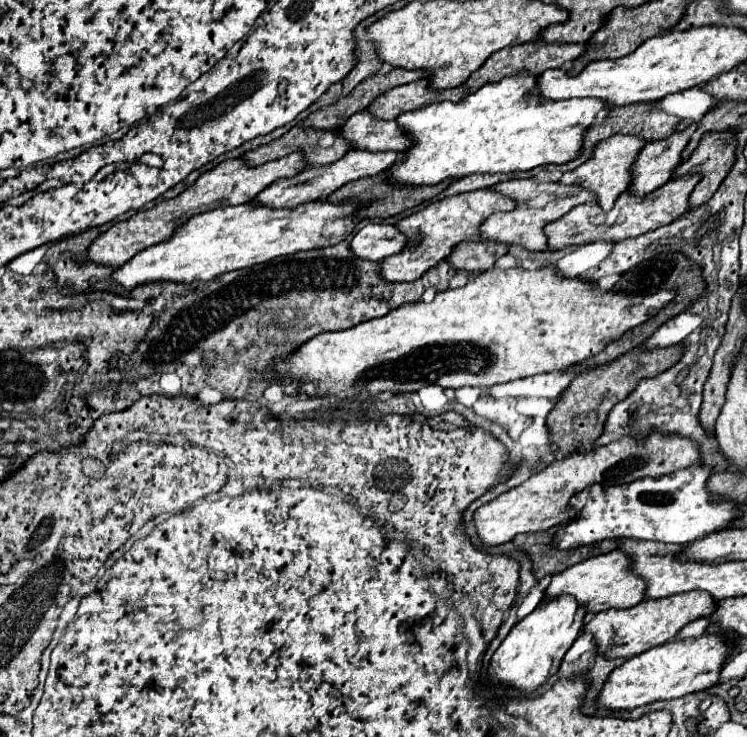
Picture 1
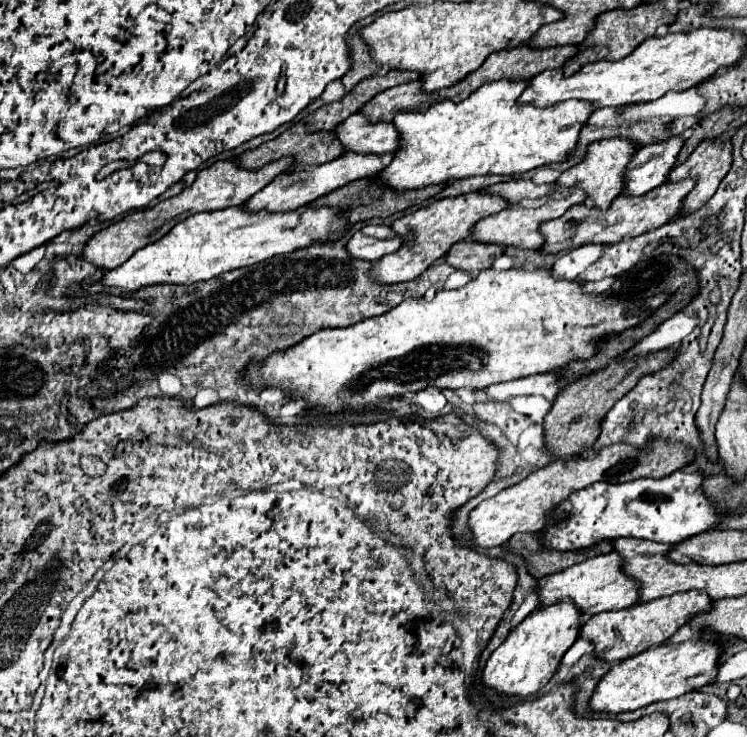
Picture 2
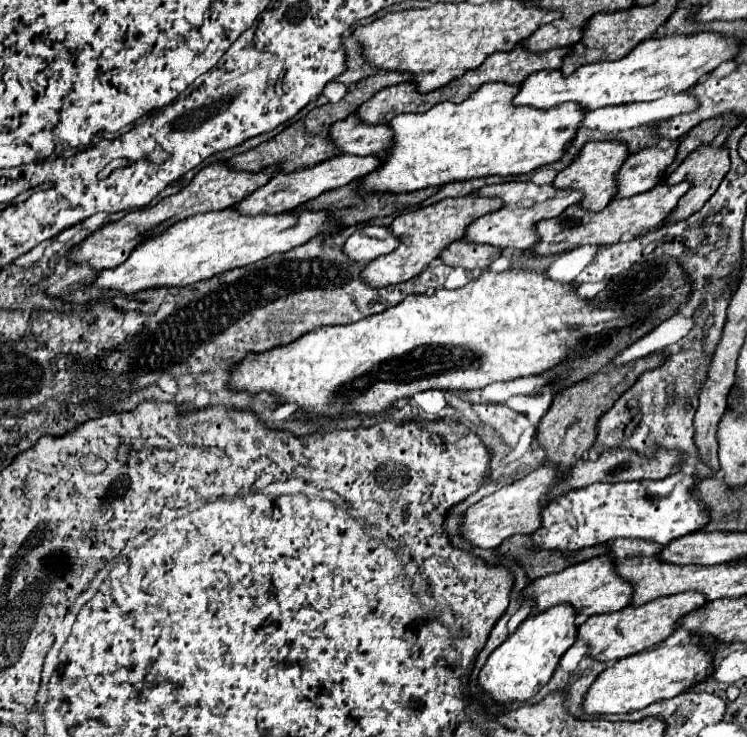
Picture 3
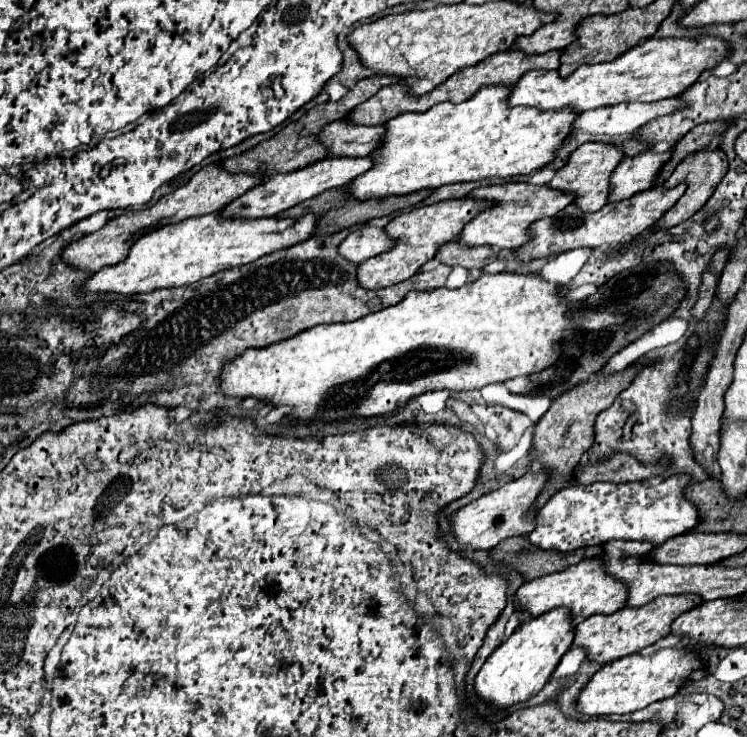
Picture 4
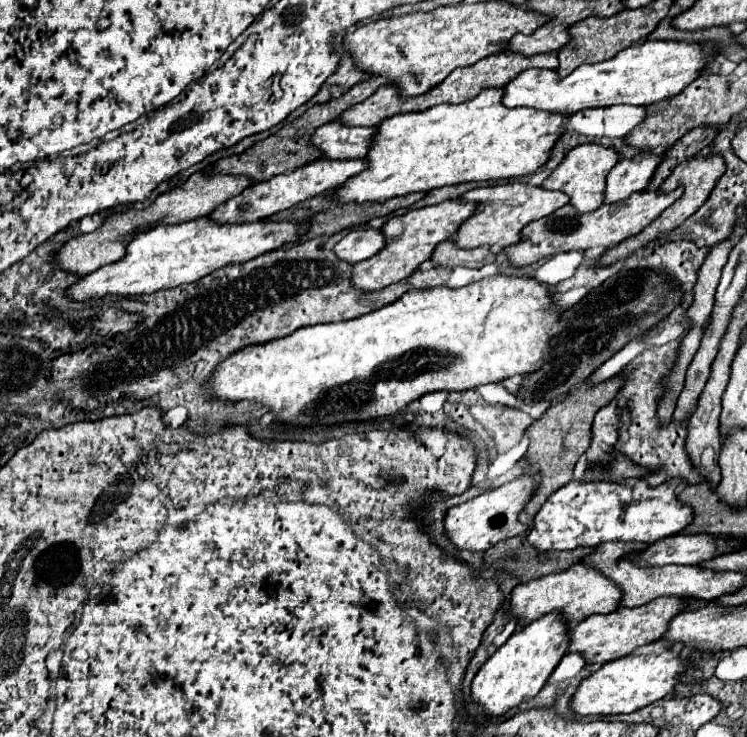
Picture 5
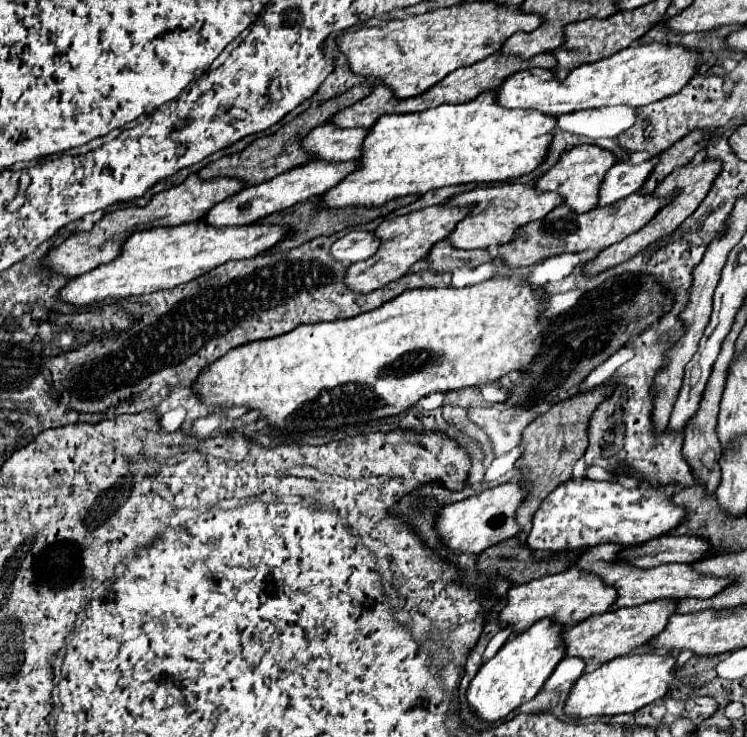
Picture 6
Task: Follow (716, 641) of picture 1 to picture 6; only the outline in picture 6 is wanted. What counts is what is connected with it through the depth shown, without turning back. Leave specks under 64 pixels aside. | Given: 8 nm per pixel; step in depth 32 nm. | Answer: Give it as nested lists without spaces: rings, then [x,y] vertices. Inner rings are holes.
[[[624,654],[620,658],[614,658],[592,672],[584,672],[576,680],[566,696],[564,714],[570,718],[590,718],[636,712],[638,708],[666,696],[674,666],[676,656],[672,654]]]

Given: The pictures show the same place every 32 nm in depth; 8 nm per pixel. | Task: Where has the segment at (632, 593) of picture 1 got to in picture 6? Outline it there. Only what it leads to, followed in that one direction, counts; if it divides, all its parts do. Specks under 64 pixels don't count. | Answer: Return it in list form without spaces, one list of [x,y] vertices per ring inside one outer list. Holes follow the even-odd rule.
[[[570,566],[566,572],[512,586],[506,594],[506,604],[500,610],[498,620],[502,628],[510,626],[514,634],[526,632],[534,622],[542,618],[550,618],[554,624],[560,624],[568,630],[592,614],[608,612],[612,600],[616,600],[616,590],[612,586],[604,584],[596,574],[586,574],[576,570],[576,566]]]

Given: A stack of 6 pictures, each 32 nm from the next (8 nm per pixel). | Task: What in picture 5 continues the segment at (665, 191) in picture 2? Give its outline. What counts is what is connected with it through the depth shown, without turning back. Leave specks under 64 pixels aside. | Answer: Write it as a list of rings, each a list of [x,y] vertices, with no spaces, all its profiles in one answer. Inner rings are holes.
[[[676,188],[670,194],[662,192],[636,192],[626,200],[620,200],[616,204],[604,204],[594,212],[580,214],[570,204],[562,206],[554,214],[540,218],[536,222],[530,222],[526,228],[522,228],[520,242],[506,246],[504,252],[514,266],[530,266],[542,258],[550,258],[554,254],[572,252],[572,250],[588,250],[588,248],[610,248],[632,234],[638,234],[644,226],[648,226],[664,208],[668,208],[678,196],[682,194],[682,188]]]

